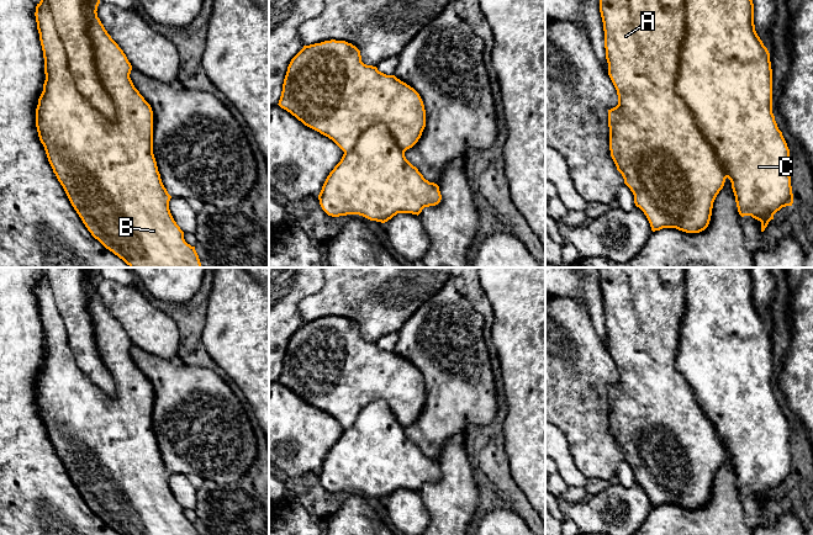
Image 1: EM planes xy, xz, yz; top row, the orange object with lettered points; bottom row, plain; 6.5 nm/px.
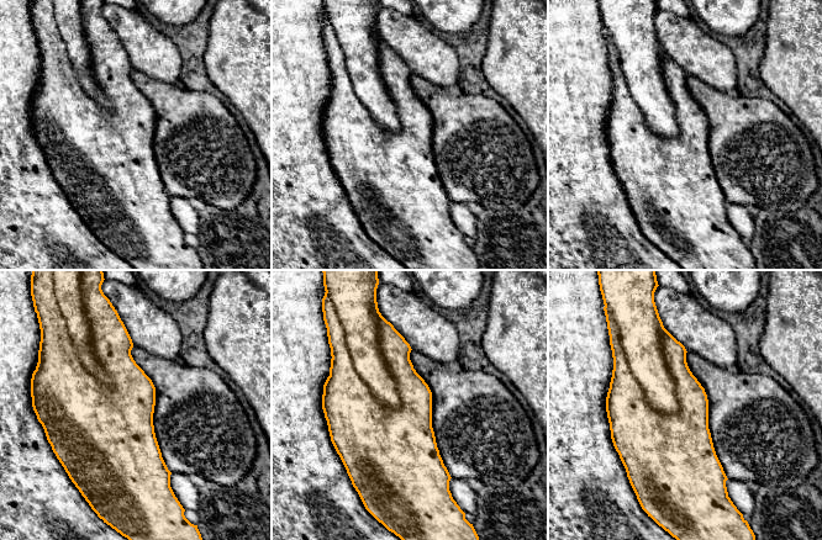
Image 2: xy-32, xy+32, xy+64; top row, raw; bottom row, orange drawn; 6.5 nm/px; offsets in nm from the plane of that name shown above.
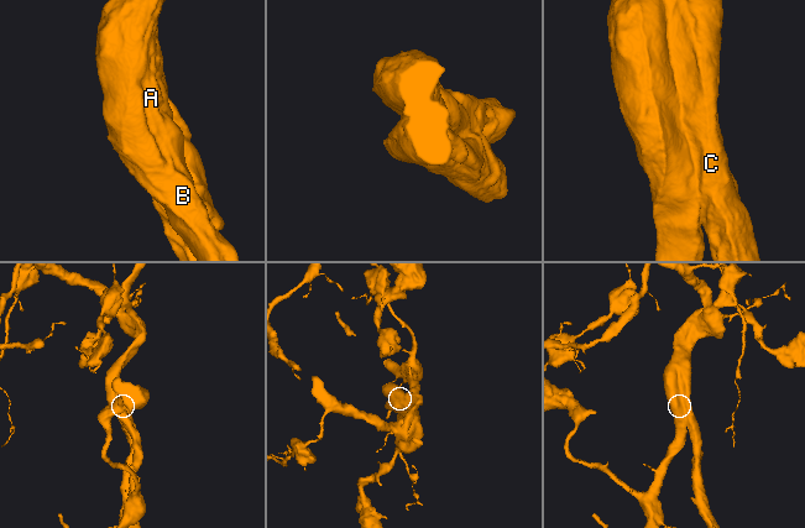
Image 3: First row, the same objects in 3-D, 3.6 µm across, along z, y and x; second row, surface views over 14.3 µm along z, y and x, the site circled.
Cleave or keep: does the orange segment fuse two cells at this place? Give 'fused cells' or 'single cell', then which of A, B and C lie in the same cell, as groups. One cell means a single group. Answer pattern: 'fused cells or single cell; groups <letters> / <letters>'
single cell; groups A B C

